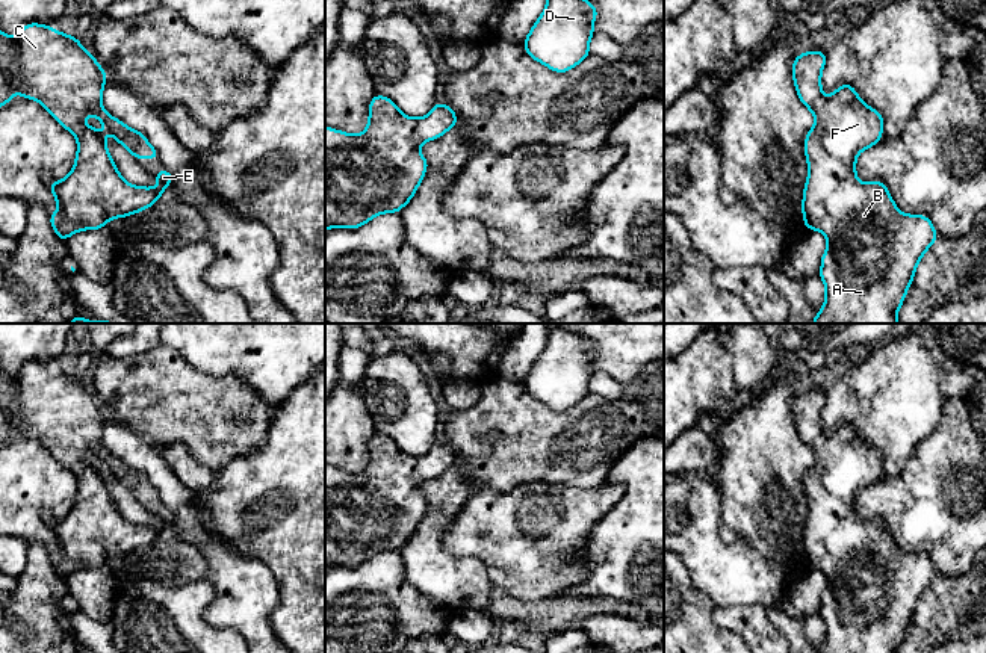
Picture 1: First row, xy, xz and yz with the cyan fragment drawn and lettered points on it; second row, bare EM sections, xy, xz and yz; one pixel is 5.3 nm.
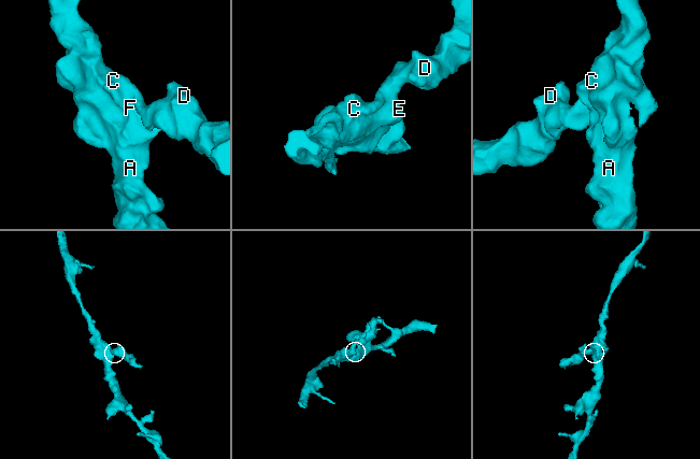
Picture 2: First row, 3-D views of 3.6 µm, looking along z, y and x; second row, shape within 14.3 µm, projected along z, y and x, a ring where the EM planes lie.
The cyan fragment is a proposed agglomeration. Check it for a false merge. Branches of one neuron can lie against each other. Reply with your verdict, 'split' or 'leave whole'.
leave whole

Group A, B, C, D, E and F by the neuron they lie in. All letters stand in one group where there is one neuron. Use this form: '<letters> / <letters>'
A B C D E F

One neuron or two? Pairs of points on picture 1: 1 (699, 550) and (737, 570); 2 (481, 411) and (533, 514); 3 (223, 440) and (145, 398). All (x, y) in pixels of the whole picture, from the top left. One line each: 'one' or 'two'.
1: one
2: two
3: one

